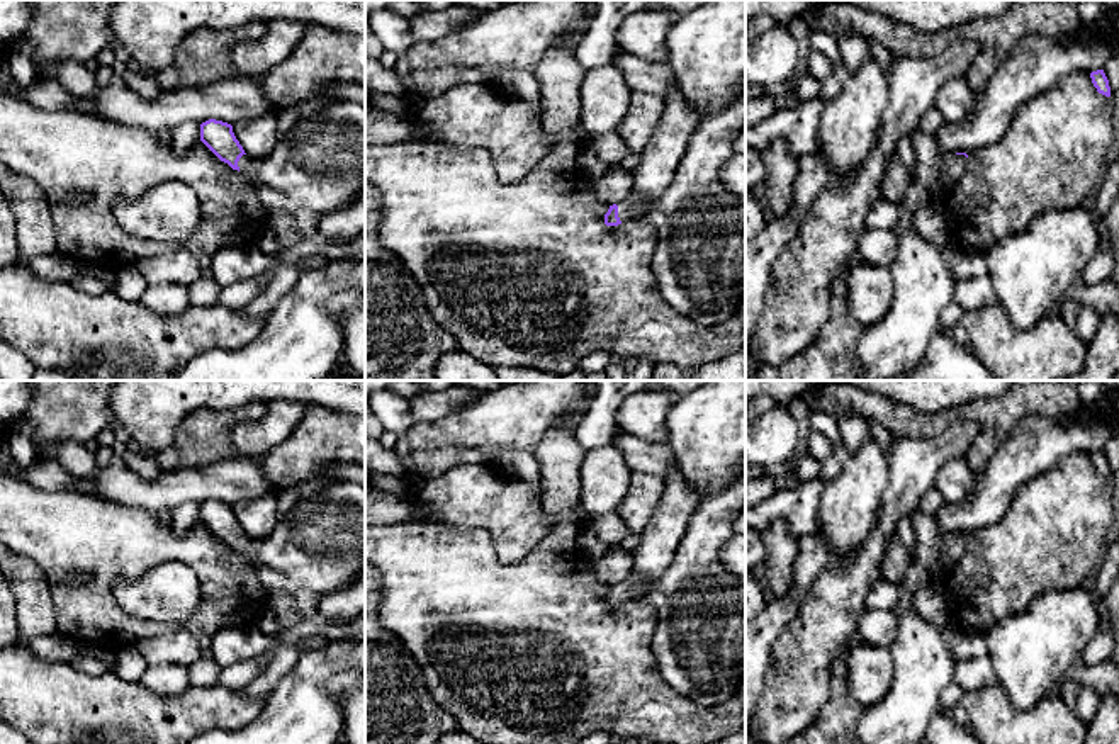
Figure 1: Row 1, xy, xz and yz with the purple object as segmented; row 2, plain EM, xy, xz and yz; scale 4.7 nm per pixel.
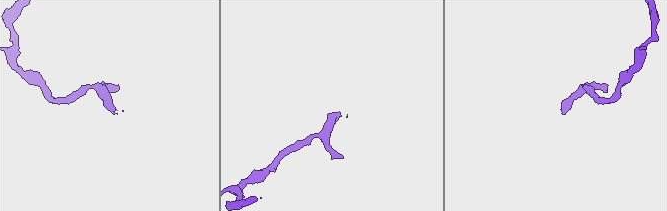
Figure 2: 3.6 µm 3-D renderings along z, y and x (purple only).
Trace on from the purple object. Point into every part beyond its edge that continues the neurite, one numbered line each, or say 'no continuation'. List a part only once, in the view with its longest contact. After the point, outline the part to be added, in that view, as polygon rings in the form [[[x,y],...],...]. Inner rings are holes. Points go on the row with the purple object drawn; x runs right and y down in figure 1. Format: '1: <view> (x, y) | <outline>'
1: xy (320, 163) | [[[335,102],[316,116],[301,117],[278,136],[272,155],[253,160],[243,155],[239,172],[255,182],[268,212],[312,211],[318,216],[351,202],[365,189],[365,107]]]

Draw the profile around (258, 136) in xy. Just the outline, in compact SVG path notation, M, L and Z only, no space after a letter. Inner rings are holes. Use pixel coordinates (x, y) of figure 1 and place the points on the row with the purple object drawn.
M267 112L256 119L246 119L233 126L233 132L243 146L246 156L265 160L278 143L277 114Z

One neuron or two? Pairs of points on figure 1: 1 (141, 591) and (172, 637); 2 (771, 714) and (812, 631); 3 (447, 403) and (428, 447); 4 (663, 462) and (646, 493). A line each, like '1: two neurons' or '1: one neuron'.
1: two neurons
2: one neuron
3: two neurons
4: two neurons

